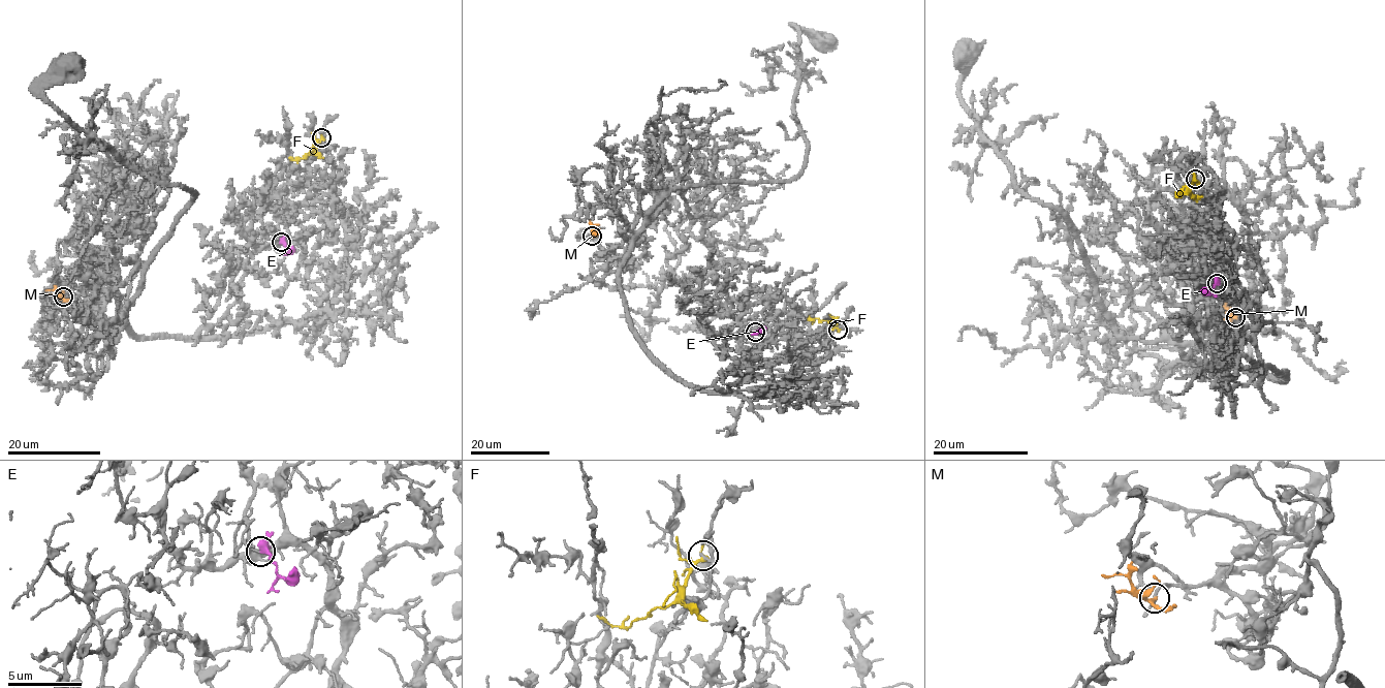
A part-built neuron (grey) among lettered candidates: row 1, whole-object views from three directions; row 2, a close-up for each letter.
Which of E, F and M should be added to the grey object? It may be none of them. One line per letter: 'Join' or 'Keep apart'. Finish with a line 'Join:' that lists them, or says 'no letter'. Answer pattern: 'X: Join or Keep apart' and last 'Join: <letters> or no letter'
E: Join
F: Keep apart
M: Keep apart
Join: E

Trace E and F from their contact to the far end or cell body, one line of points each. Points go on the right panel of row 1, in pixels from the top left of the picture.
E: (1217, 283), (1209, 292), (1201, 289)
F: (1195, 179), (1188, 192), (1195, 199), (1198, 198), (1196, 194)

